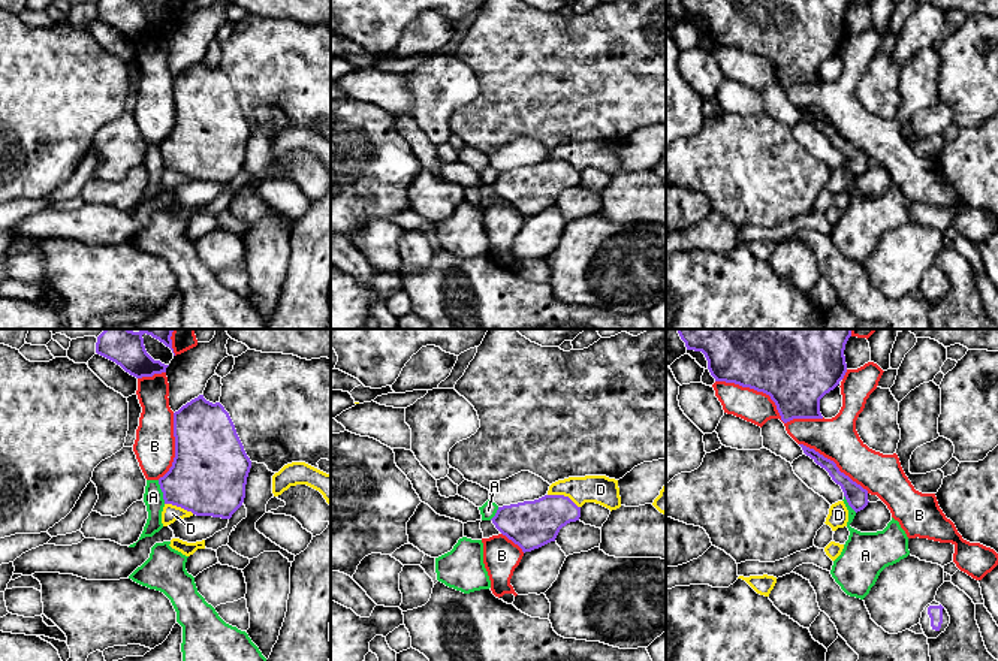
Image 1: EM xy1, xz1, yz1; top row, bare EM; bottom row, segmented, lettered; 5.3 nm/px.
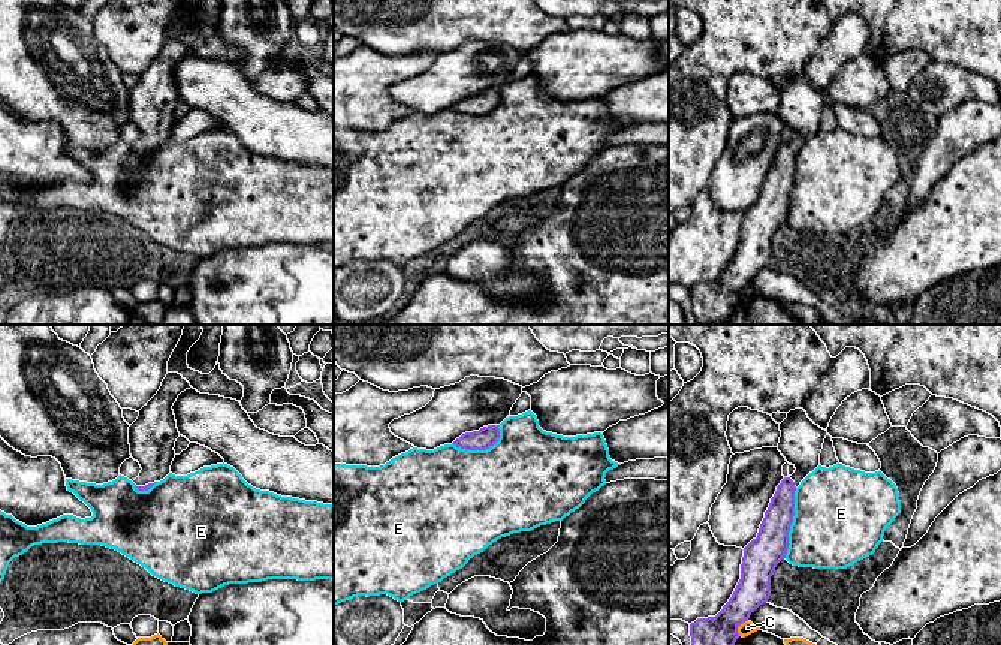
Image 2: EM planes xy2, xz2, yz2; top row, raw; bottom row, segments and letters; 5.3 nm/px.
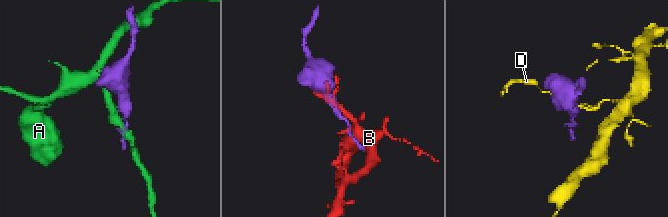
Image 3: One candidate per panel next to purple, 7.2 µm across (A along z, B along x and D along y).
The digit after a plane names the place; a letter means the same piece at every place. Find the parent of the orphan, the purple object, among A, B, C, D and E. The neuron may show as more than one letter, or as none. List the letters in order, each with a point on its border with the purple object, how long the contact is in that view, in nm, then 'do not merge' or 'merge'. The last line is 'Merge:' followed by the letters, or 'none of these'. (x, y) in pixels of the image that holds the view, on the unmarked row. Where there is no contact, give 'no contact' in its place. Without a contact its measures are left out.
A: meets purple in xy1 at (162, 156); contact 130 nm long; do not merge
B: meets purple in yz1 at (774, 66); contact 600 nm long; do not merge
C: meets purple in yz2 at (736, 292); contact 110 nm long; do not merge
D: meets purple in xz1 at (563, 160); contact 190 nm long; do not merge
E: meets purple in yz2 at (792, 186); contact 380 nm long; do not merge
Merge: none of these

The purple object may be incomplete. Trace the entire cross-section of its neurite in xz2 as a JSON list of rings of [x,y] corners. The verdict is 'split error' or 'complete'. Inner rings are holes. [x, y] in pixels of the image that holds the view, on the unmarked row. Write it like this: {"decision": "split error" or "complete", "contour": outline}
{"decision": "complete", "contour": [[[488,90],[479,96],[465,97],[453,106],[456,112],[465,115],[486,115],[494,111],[500,103],[498,90]]]}

